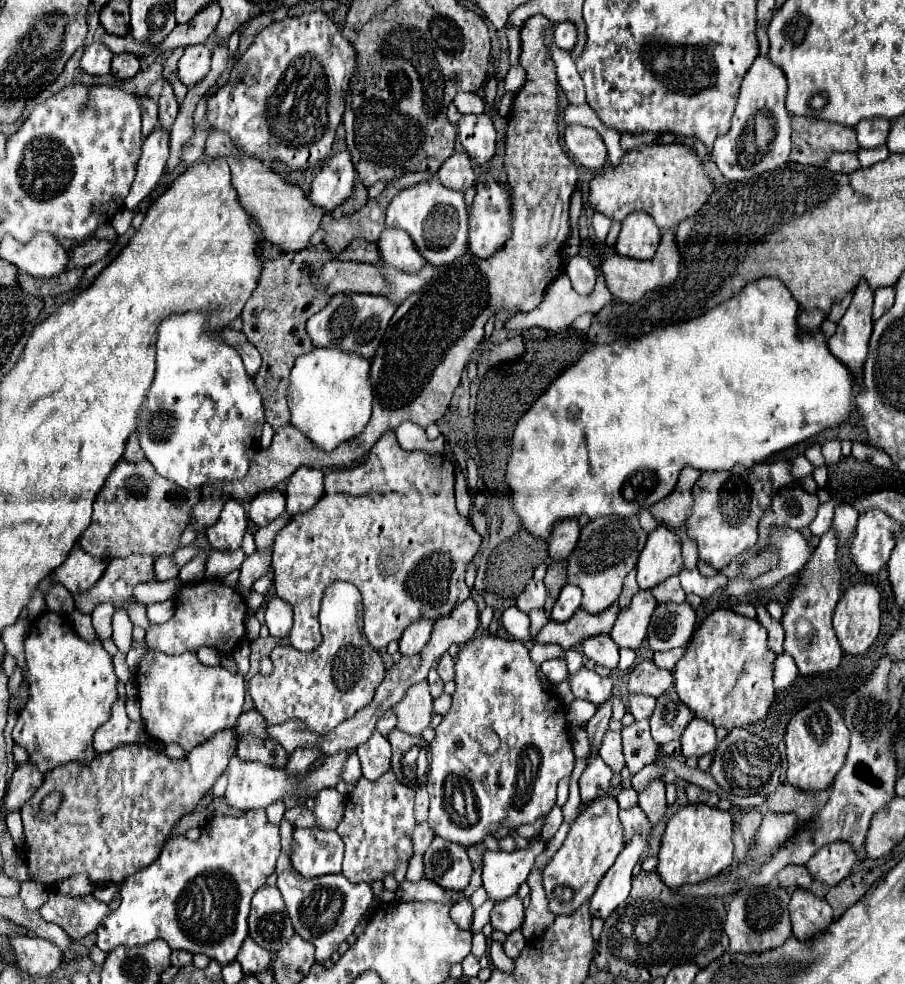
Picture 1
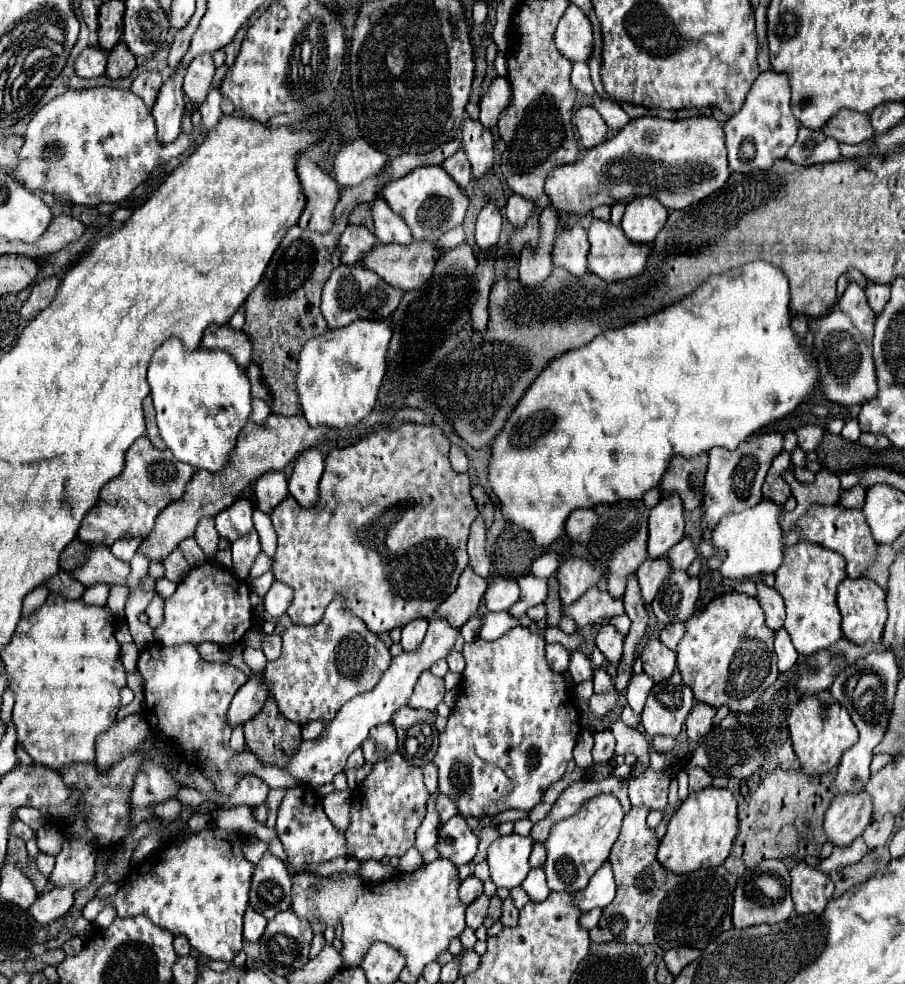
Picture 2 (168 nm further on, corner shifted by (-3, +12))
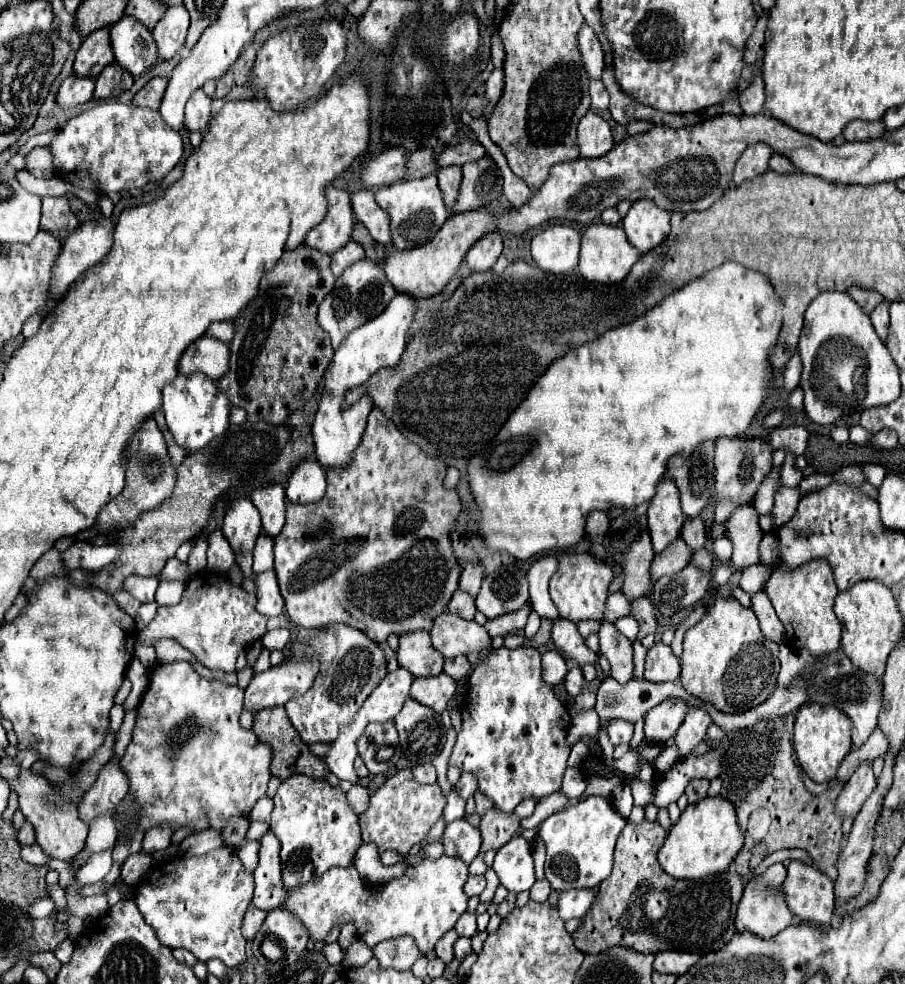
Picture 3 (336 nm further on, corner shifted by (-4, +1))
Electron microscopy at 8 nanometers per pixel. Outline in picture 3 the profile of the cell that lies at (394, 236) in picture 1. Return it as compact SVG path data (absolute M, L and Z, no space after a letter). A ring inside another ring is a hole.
M359 189L351 193L351 209L353 209L355 221L363 223L377 243L391 245L389 243L389 217L385 215L385 211L381 211L381 207L377 207L373 191Z

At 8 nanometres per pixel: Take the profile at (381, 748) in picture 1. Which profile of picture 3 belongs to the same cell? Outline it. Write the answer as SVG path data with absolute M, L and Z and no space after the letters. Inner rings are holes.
M385 721L385 723L369 723L365 727L365 733L357 739L357 751L361 755L361 759L365 761L367 769L373 773L373 775L379 775L379 773L385 773L389 769L389 765L395 763L397 757L393 757L391 761L377 761L375 759L375 753L379 751L379 747L383 745L393 745L397 747L399 741L397 741L397 729L393 725L393 721Z

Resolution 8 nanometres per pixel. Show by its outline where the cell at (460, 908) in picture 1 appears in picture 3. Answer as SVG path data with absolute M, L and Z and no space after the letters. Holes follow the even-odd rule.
M471 875L465 883L465 893L471 897L471 895L479 895L483 889L485 889L485 877L479 877L479 875Z

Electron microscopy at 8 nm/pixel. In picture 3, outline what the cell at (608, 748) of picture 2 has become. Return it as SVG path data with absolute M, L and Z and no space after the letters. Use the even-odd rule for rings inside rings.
M613 719L613 721L609 721L607 731L609 731L609 737L611 737L613 745L629 743L631 735L633 735L633 723L623 721L623 719Z

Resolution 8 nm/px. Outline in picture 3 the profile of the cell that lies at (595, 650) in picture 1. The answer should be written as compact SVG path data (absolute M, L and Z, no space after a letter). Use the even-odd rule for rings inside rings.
M603 621L599 629L599 641L601 641L601 653L611 663L611 677L625 685L629 679L633 679L633 647L631 641L617 631L613 623Z

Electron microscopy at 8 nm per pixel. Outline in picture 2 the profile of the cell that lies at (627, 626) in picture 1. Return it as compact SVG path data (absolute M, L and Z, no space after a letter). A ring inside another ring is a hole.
M644 560L642 566L638 568L636 576L640 580L640 590L642 590L642 600L644 606L650 606L650 602L654 600L654 596L658 594L658 588L662 586L664 578L670 574L668 568L668 560Z

